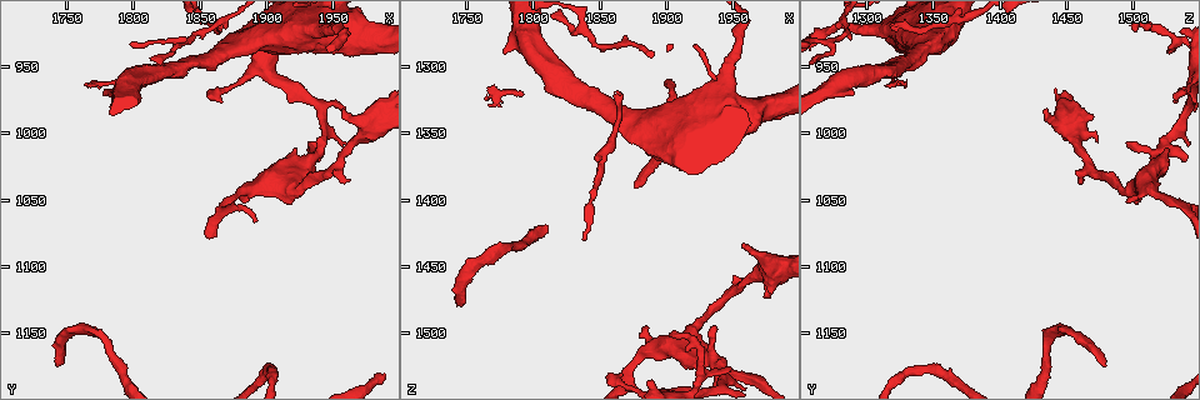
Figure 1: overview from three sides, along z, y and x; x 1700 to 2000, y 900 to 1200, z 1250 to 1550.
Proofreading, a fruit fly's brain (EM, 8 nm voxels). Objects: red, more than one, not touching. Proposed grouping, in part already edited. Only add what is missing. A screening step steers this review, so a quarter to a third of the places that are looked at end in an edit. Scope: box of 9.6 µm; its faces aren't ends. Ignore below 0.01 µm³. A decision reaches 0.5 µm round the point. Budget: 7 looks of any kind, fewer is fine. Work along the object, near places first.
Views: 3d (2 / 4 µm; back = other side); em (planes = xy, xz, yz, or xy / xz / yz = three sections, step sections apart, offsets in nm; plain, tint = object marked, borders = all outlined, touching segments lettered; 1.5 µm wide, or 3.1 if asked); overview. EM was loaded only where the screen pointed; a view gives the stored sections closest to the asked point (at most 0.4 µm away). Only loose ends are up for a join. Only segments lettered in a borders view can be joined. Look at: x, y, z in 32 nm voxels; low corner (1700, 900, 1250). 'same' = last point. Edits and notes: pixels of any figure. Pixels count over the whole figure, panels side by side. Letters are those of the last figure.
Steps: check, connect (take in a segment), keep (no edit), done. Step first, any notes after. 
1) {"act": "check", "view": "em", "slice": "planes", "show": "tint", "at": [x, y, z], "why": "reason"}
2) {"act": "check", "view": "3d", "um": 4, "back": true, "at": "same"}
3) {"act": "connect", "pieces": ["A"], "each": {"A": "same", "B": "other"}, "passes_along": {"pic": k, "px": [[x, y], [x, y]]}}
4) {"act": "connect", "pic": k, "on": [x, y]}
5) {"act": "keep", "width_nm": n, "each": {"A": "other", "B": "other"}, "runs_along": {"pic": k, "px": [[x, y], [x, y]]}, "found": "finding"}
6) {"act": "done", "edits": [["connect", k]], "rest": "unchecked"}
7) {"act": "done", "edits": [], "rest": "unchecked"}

{"act": "check", "view": "em", "slice": "yz", "step": 4, "show": "plain", "at": [1960, 1034, 1462], "why": "branch stops here"}

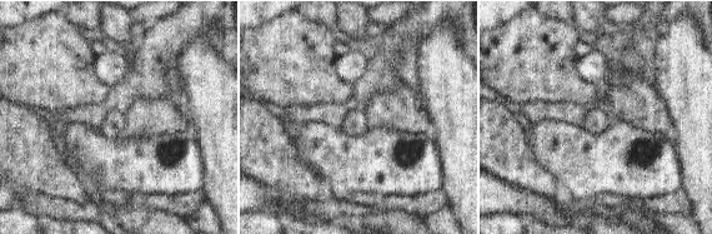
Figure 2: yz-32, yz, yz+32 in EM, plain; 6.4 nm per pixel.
{"act": "check", "view": "em", "slice": "yz", "step": 4, "show": "borders", "at": "same", "why": "what lies round it"}

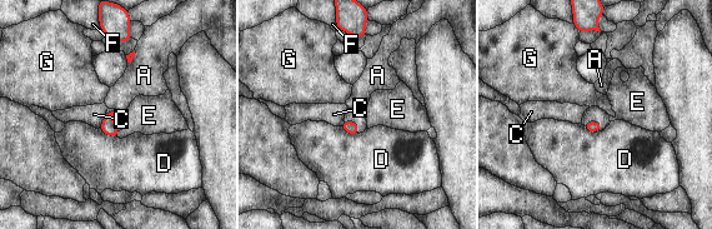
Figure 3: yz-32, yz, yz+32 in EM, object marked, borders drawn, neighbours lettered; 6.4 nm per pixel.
{"act": "keep", "each": {"A": "other", "C": "other", "D": "other", "E": "other", "F": "other", "G": "other"}, "border": {"pic": 3, "px": [[120, 130], [116, 135]]}, "found": "no lettered segment goes on from it"}

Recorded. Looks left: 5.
{"act": "check", "view": "em", "slice": "planes", "show": "borders", "at": [1744, 1174, 1478], "why": "branch stops here"}

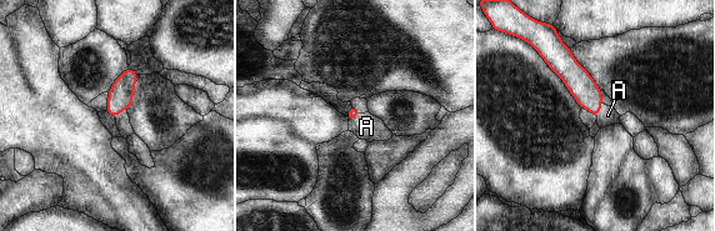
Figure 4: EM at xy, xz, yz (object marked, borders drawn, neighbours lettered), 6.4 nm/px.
{"act": "connect", "pieces": ["A"], "each": {"A": "same"}, "passes_along": {"pic": 4, "px": [[583, 88], [600, 109], [608, 115]]}, "found": "it goes on there"}

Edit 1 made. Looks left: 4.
{"act": "check", "view": "3d", "um": 2, "back": true, "at": [1946, 940, 1526]}

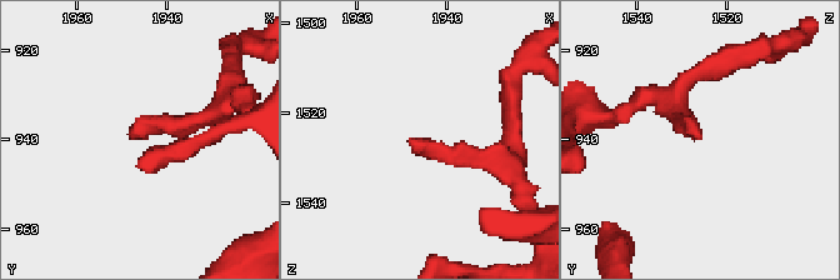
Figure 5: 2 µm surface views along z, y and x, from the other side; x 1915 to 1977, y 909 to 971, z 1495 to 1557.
{"act": "check", "view": "em", "slice": "planes", "show": "borders", "at": [1949, 938, 1528], "why": "now the EM"}

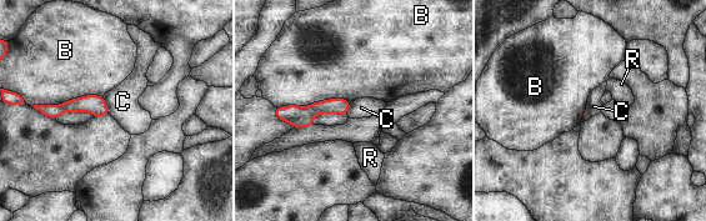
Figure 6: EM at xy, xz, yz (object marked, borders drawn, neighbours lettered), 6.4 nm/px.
{"act": "keep", "each": {"B": "other", "C": "other", "R": "other"}, "border": {"pic": 6, "px": [[103, 96], [109, 112]]}, "found": "no lettered segment goes on from it"}

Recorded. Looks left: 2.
{"act": "done", "edits": [["connect", 4]], "rest": "unchecked"}

